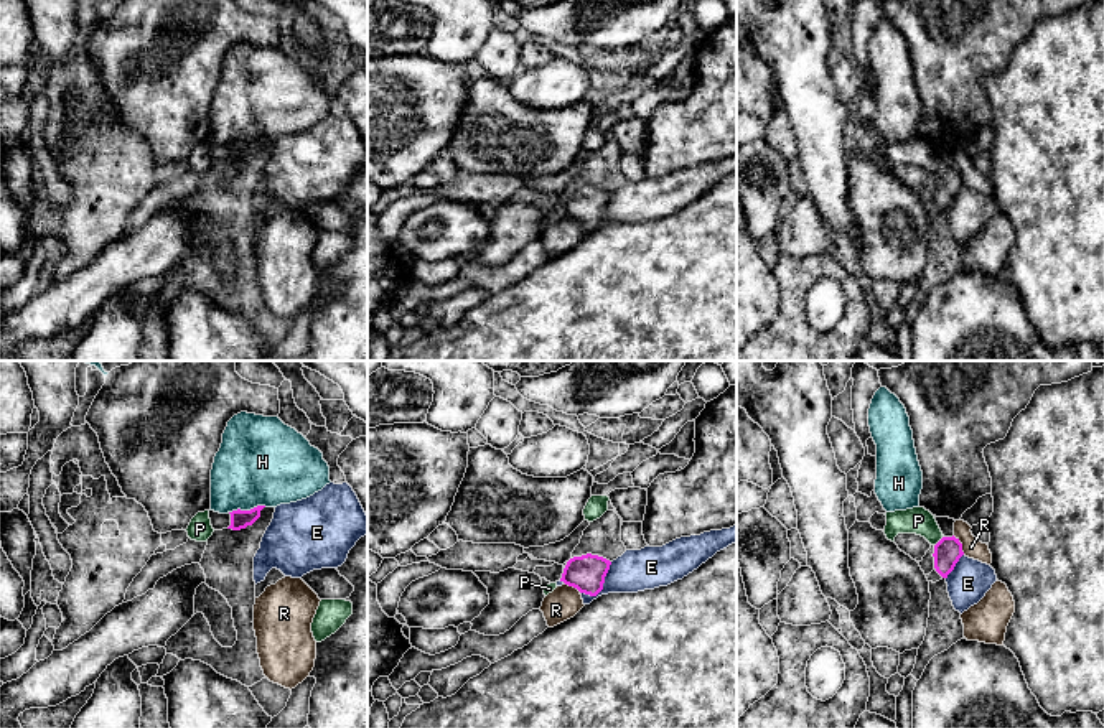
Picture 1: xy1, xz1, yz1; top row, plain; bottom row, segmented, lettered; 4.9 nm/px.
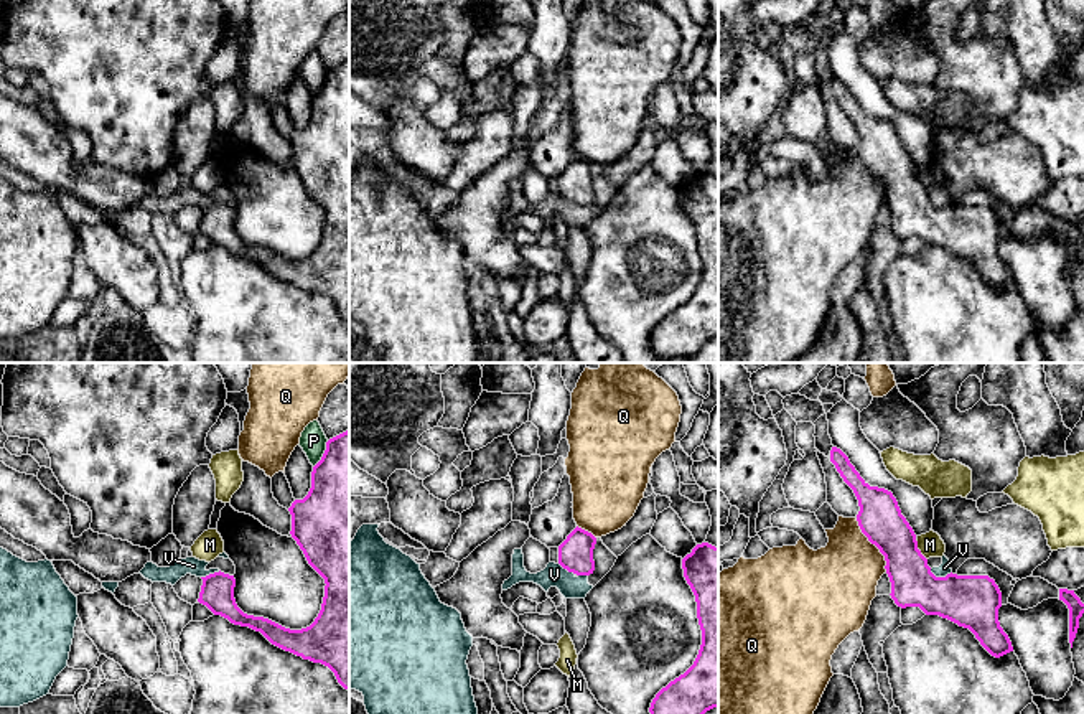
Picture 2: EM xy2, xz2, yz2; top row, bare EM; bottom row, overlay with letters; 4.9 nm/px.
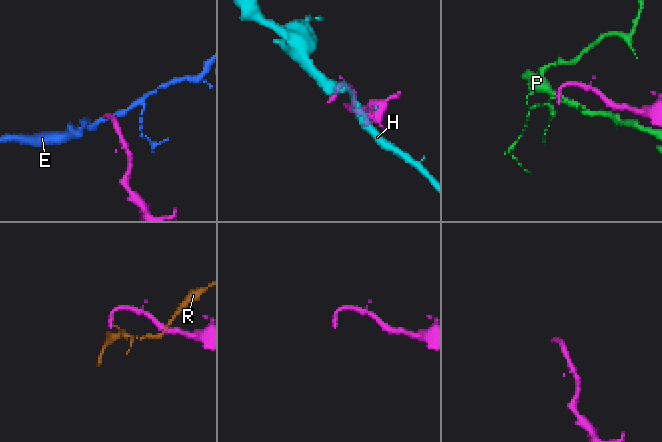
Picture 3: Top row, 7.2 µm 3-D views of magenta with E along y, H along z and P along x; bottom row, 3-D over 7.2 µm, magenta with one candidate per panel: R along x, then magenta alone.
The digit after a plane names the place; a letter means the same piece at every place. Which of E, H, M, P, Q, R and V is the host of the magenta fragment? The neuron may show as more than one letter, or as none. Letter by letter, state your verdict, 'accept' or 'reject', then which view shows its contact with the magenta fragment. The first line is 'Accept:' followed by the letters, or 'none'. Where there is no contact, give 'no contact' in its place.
Accept: none
E: reject; contact in xz1
H: reject; contact in xy1
M: reject; contact in yz2
P: reject; contact in xy2
Q: reject; contact in yz2
R: reject; contact in yz1
V: reject; contact in yz2

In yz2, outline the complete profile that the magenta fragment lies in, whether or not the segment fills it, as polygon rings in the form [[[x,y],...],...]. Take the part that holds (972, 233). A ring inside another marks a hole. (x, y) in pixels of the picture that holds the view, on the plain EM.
[[[837,78],[830,81],[830,92],[858,130],[857,152],[862,163],[885,186],[895,234],[901,239],[919,237],[926,246],[939,246],[969,259],[995,289],[1013,282],[998,252],[1002,223],[995,211],[952,203],[936,208],[893,124],[870,117]]]

